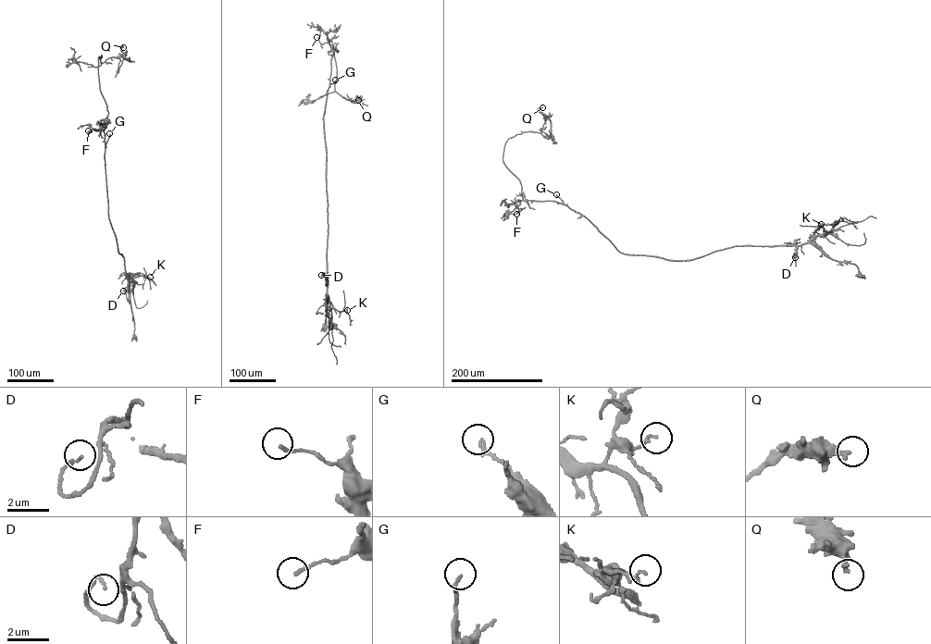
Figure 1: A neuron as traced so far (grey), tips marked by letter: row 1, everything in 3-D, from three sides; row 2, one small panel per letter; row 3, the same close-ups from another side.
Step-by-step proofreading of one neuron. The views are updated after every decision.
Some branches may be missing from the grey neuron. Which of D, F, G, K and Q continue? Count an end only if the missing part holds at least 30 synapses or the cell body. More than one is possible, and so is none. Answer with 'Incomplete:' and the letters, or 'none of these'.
Incomplete: none of these

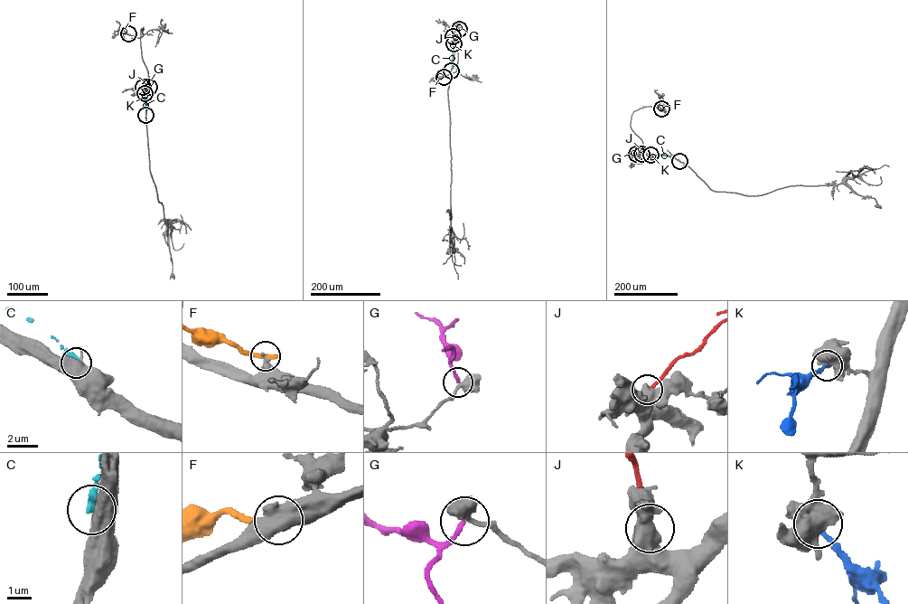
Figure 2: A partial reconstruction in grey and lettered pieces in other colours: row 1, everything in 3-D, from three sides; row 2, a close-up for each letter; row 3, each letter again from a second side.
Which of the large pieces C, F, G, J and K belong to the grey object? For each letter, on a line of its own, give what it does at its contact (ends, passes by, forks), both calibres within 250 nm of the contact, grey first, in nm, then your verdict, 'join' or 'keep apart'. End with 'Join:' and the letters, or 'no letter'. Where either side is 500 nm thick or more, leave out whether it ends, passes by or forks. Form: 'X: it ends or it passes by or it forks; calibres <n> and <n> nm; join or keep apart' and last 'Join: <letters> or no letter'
C: calibres 800 and 360 nm; keep apart
F: it ends; calibres 400 and 320 nm; keep apart
G: it ends; calibres 420 and 180 nm; keep apart
J: calibres 750 and 200 nm; keep apart
K: calibres 700 and 190 nm; keep apart
Join: no letter

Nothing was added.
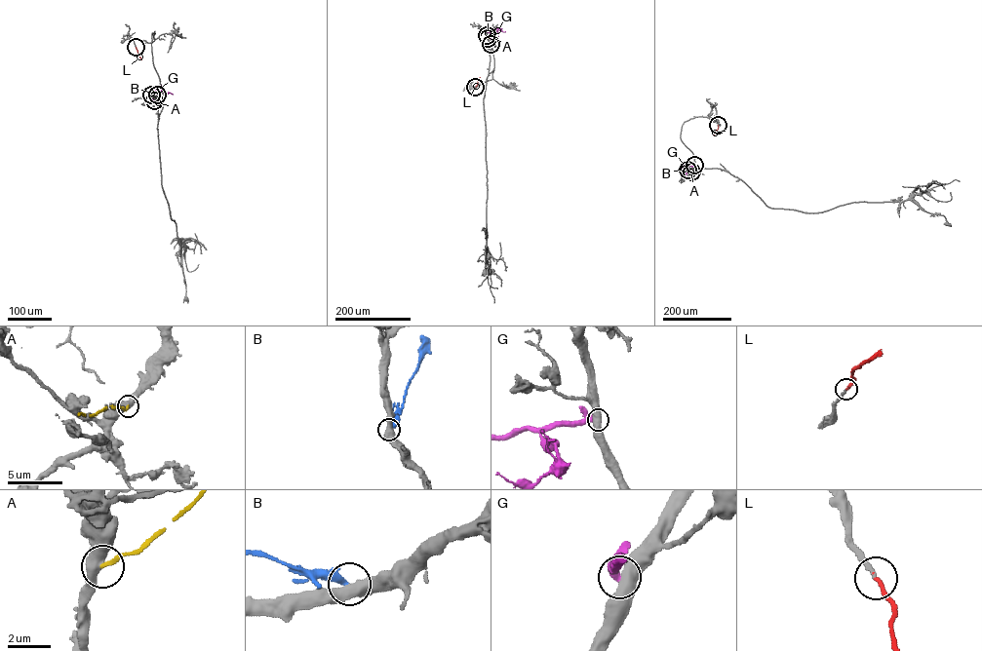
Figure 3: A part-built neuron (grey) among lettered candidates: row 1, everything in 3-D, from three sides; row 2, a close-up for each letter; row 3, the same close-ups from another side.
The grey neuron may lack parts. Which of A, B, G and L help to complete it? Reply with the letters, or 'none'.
L

